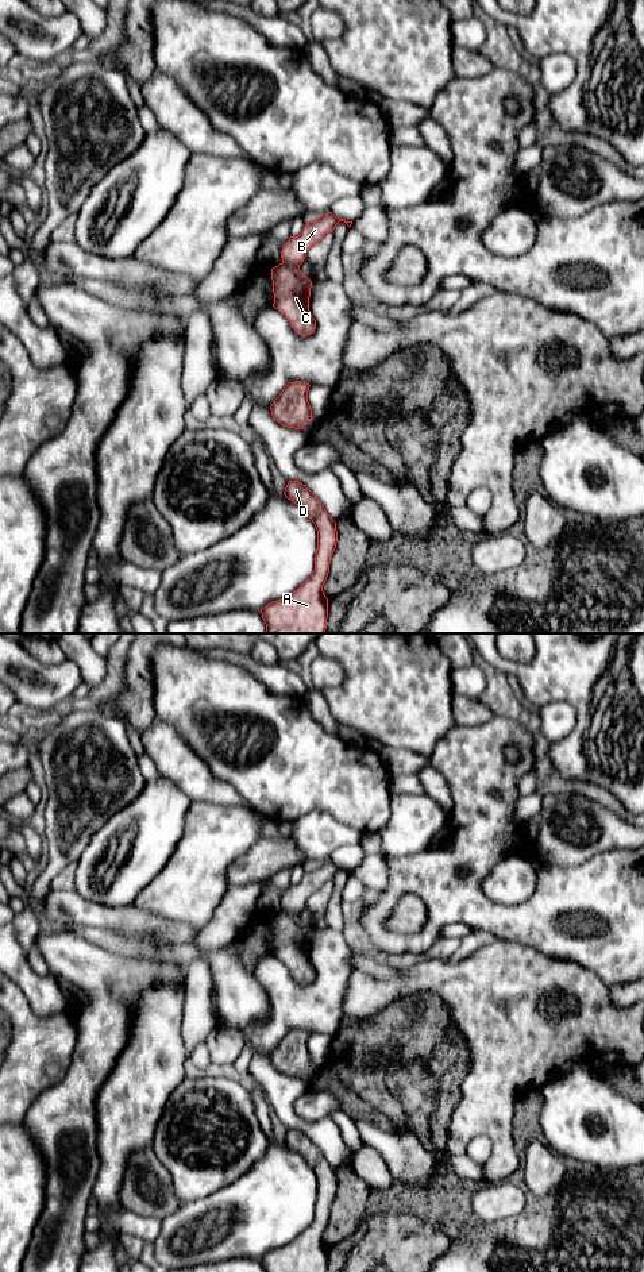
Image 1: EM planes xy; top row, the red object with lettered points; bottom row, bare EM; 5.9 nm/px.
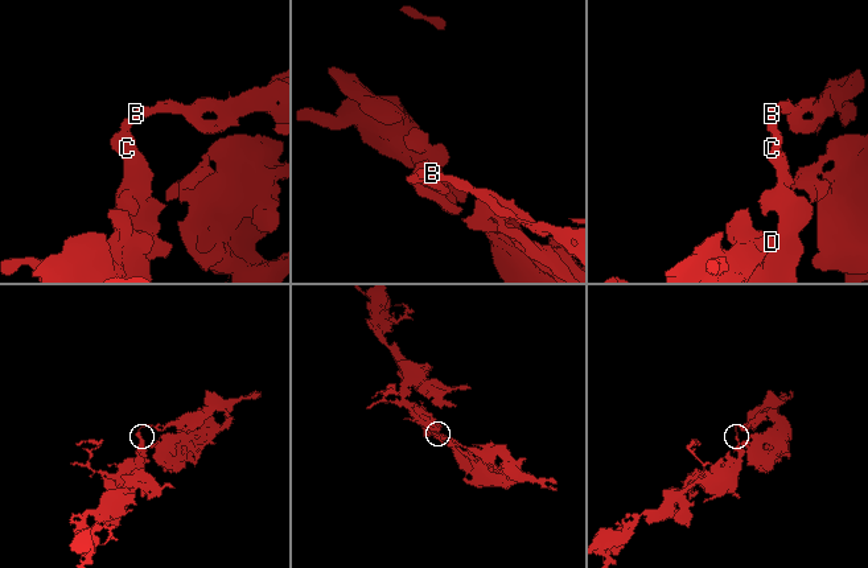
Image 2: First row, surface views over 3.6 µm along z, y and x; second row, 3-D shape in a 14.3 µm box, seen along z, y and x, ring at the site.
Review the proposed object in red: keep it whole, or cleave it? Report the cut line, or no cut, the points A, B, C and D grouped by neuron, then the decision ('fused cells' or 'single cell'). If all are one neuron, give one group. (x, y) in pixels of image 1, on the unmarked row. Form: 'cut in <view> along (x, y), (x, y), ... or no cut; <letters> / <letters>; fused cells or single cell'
no cut; A B C D; single cell

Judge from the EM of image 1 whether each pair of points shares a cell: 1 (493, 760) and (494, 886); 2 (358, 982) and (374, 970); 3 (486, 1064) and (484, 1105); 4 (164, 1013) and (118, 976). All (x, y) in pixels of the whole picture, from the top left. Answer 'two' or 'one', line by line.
1: two
2: two
3: one
4: two

